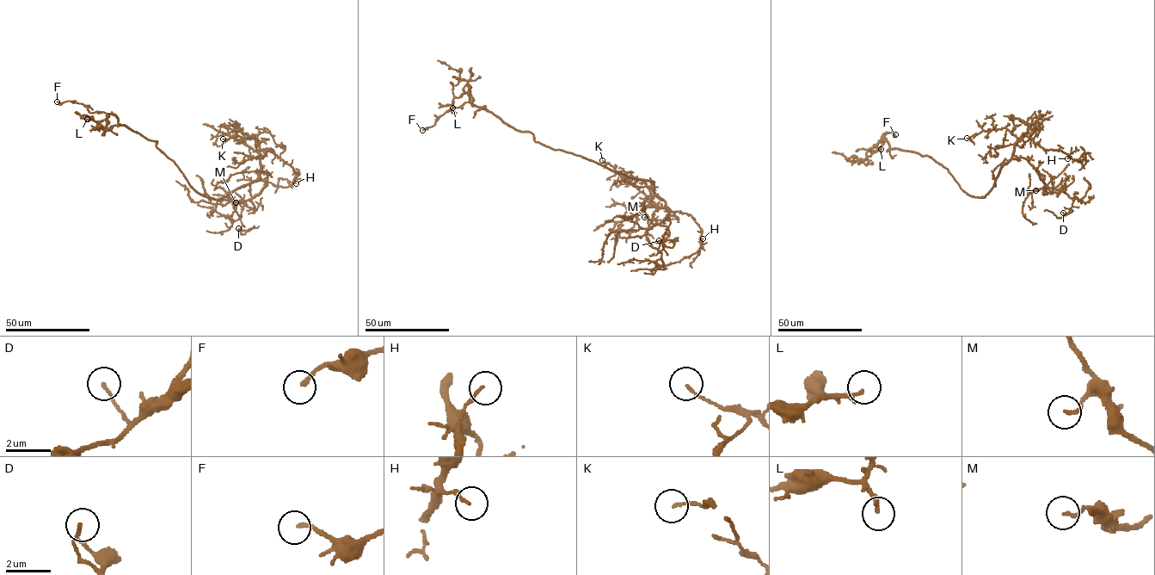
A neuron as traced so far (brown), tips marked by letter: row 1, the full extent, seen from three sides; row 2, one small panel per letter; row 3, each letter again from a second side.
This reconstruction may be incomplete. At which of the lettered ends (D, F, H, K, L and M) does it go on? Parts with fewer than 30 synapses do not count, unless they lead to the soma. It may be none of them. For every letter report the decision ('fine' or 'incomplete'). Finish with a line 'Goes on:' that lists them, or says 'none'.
D: fine
F: fine
H: fine
K: fine
L: incomplete
M: fine
Goes on: L

